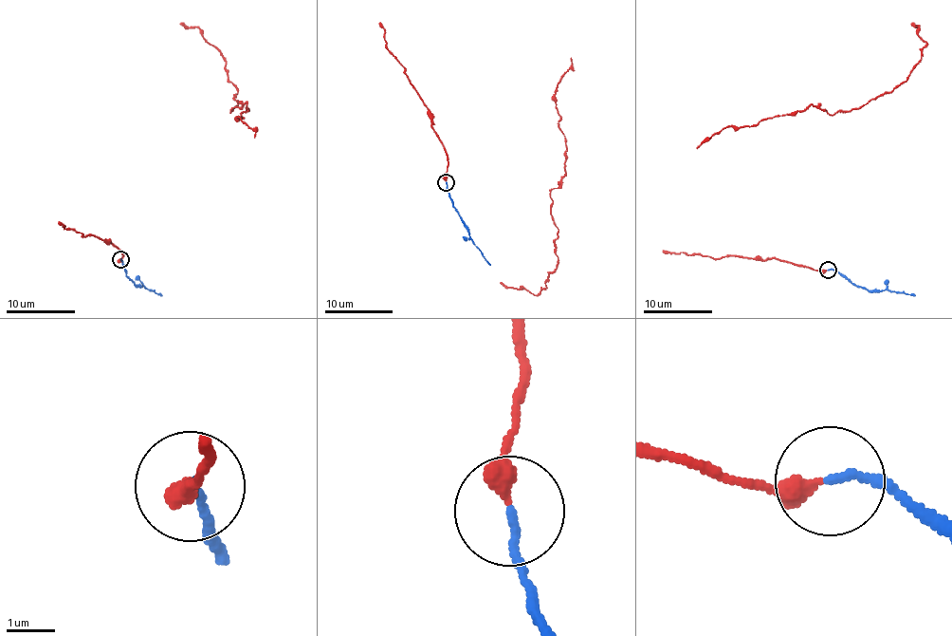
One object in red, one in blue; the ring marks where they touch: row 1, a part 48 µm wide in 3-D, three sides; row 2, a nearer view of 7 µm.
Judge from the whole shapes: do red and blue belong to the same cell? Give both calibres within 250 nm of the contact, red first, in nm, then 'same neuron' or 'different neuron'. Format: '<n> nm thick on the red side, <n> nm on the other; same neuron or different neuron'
400 nm thick on the red side, 150 nm on the other; same neuron

